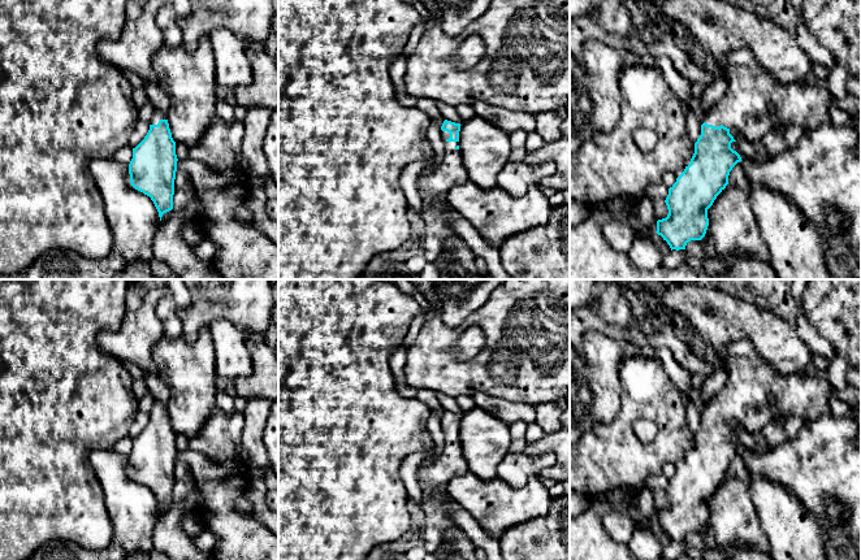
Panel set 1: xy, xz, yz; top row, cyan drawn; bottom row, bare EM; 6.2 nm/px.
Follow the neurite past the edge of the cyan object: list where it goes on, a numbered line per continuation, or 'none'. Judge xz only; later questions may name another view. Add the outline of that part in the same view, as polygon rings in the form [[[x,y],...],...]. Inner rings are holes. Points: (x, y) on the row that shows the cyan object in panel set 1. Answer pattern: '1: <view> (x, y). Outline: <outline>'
1: xz (437, 213). Outline: [[[441,130],[445,144],[442,161],[429,174],[417,177],[417,186],[423,196],[423,220],[425,234],[423,236],[423,252],[427,262],[434,261],[445,243],[455,236],[451,216],[455,210],[446,203],[446,192],[455,185],[470,181],[462,162],[460,151],[455,147],[459,142],[449,142],[450,133]]]

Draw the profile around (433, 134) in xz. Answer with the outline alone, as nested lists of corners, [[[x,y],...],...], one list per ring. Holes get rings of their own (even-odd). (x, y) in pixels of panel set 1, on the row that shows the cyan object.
[[[432,120],[427,130],[427,139],[429,140],[434,151],[434,160],[428,168],[423,169],[420,174],[432,173],[436,169],[436,166],[442,161],[445,153],[445,144],[441,136],[441,127],[436,125]]]

